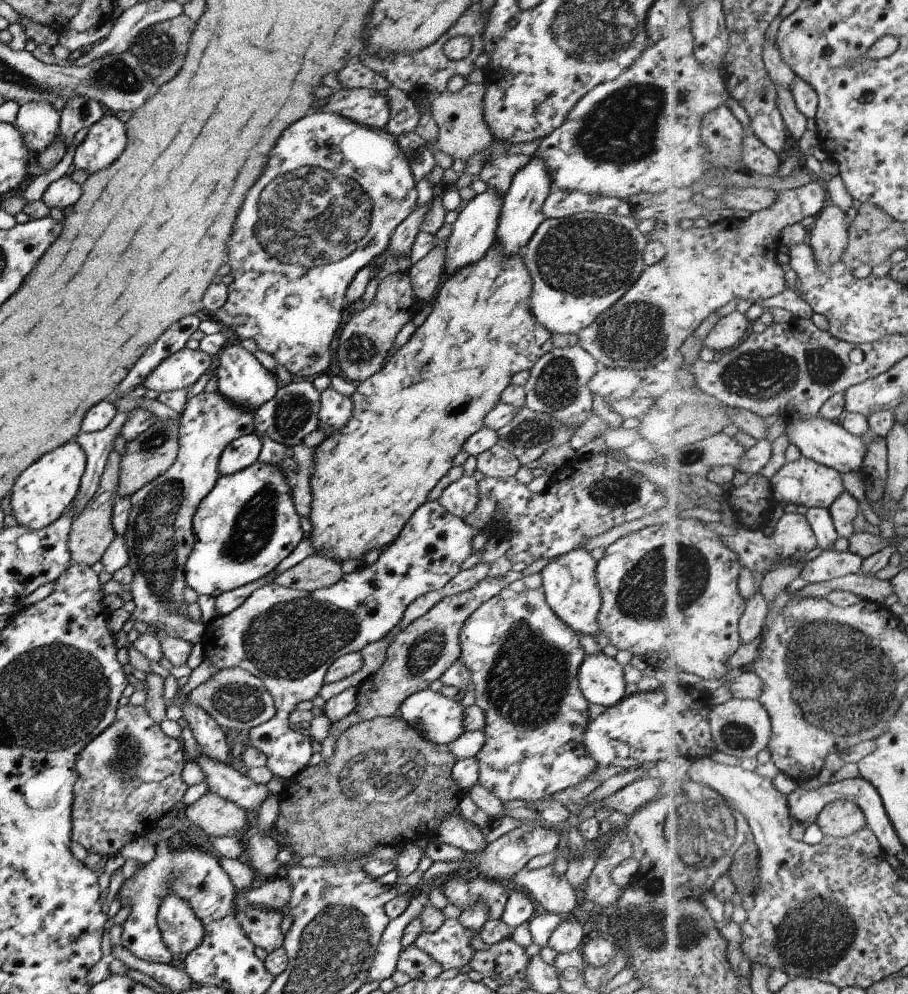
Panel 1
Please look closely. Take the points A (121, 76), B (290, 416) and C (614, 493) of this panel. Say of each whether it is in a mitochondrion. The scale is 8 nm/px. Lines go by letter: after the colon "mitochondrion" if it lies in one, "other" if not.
A: mitochondrion
B: mitochondrion
C: mitochondrion

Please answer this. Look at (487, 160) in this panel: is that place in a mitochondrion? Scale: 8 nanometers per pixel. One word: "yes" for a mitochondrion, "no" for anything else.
no

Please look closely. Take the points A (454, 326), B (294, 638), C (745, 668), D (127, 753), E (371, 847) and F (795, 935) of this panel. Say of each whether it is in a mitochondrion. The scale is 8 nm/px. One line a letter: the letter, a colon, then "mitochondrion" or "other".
A: other
B: mitochondrion
C: other
D: mitochondrion
E: other
F: mitochondrion

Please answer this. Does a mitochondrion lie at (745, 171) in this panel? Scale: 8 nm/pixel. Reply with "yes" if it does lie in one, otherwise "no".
no

